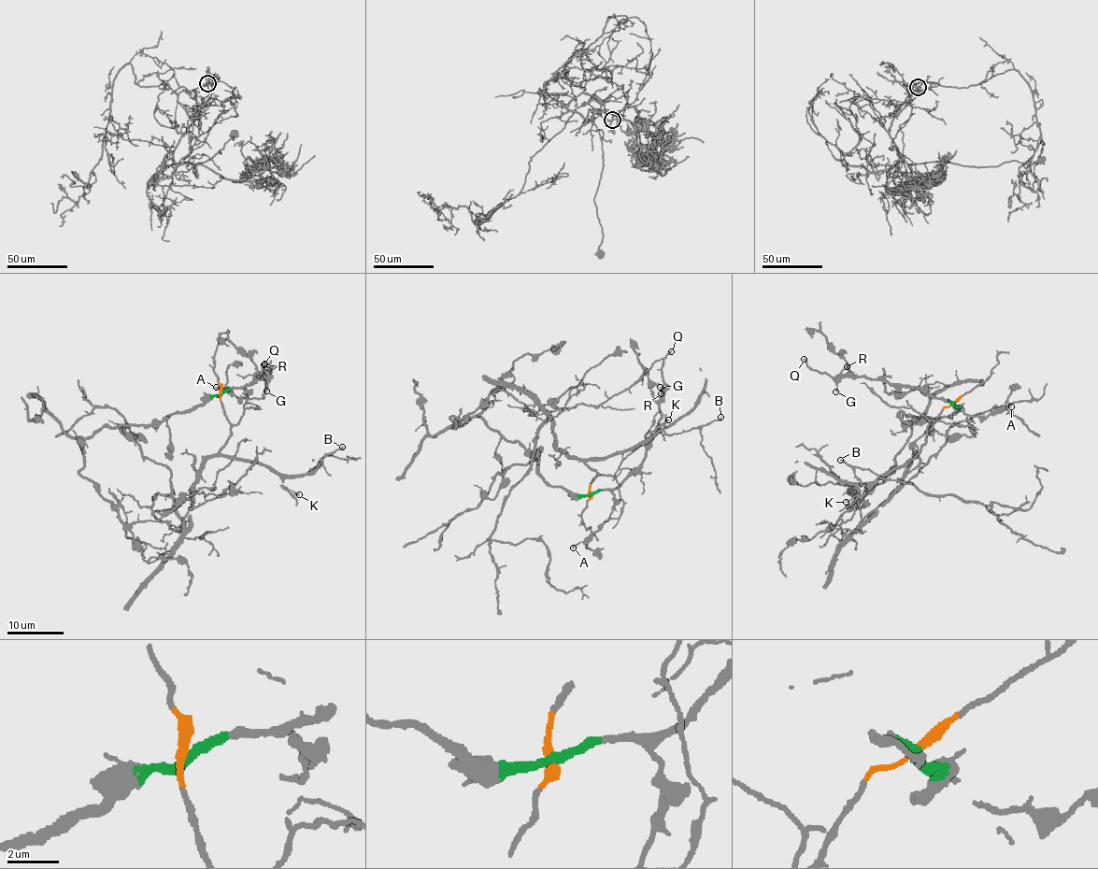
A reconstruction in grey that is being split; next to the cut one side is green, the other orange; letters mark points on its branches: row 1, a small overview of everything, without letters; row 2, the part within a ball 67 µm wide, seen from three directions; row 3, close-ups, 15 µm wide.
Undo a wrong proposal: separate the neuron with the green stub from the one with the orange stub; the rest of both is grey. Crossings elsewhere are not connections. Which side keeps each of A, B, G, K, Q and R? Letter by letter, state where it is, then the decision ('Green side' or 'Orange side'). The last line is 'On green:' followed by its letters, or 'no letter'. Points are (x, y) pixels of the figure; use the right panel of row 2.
A: Place: (1011, 406). Green side
B: Place: (840, 460). Orange side
G: Place: (835, 391). Green side
K: Place: (846, 502). Orange side
Q: Place: (804, 359). Green side
R: Place: (847, 366). Green side
On green: A, G, Q, R

